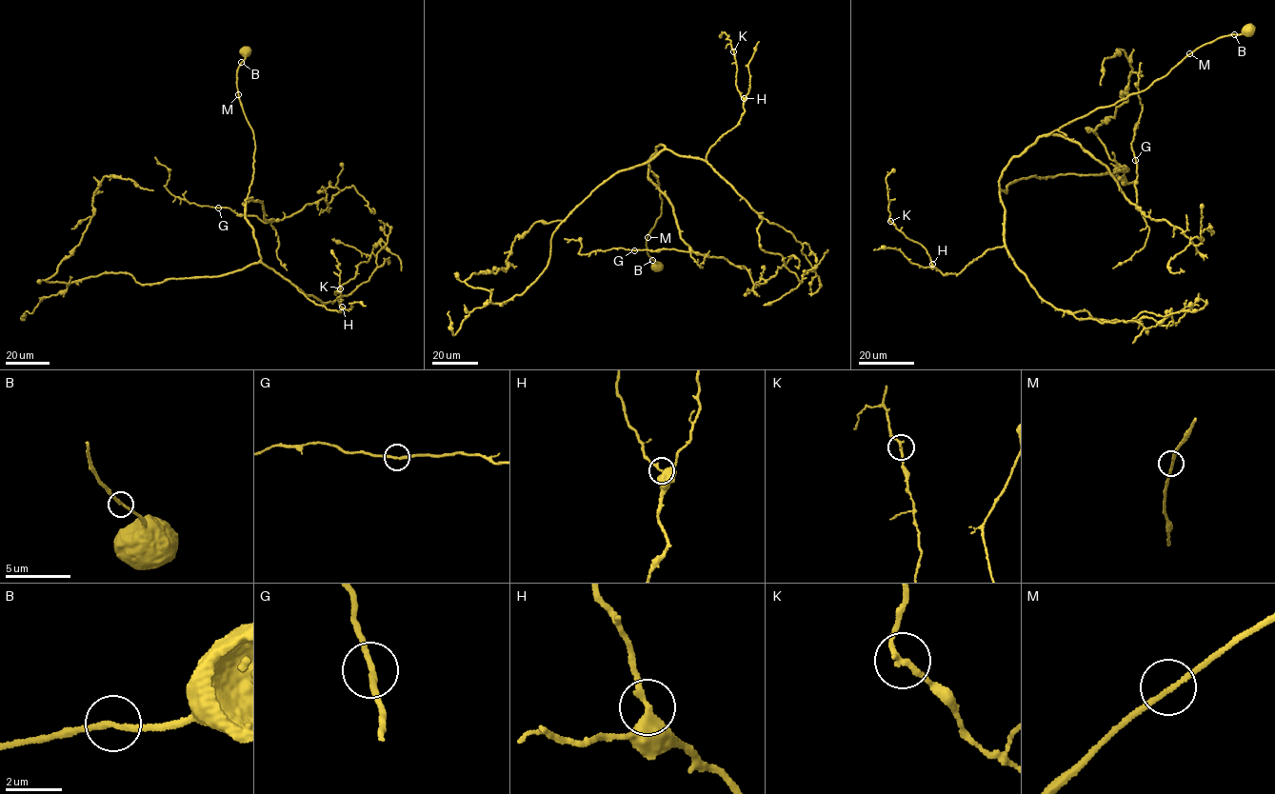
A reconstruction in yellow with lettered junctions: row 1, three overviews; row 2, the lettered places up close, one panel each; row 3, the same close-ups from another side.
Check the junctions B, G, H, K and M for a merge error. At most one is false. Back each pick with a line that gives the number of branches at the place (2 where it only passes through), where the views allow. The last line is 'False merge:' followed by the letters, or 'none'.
False merge: none

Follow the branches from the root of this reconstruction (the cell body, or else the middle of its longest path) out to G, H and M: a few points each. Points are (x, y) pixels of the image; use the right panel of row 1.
G: (1248, 29), (1202, 45), (1145, 89), (1051, 132), (1076, 141), (1101, 162), (1139, 208), (1136, 160)
H: (1248, 29), (1202, 45), (1145, 89), (1038, 138), (999, 181), (1003, 247), (958, 274), (932, 264)
M: (1248, 29), (1217, 38), (1189, 53)

